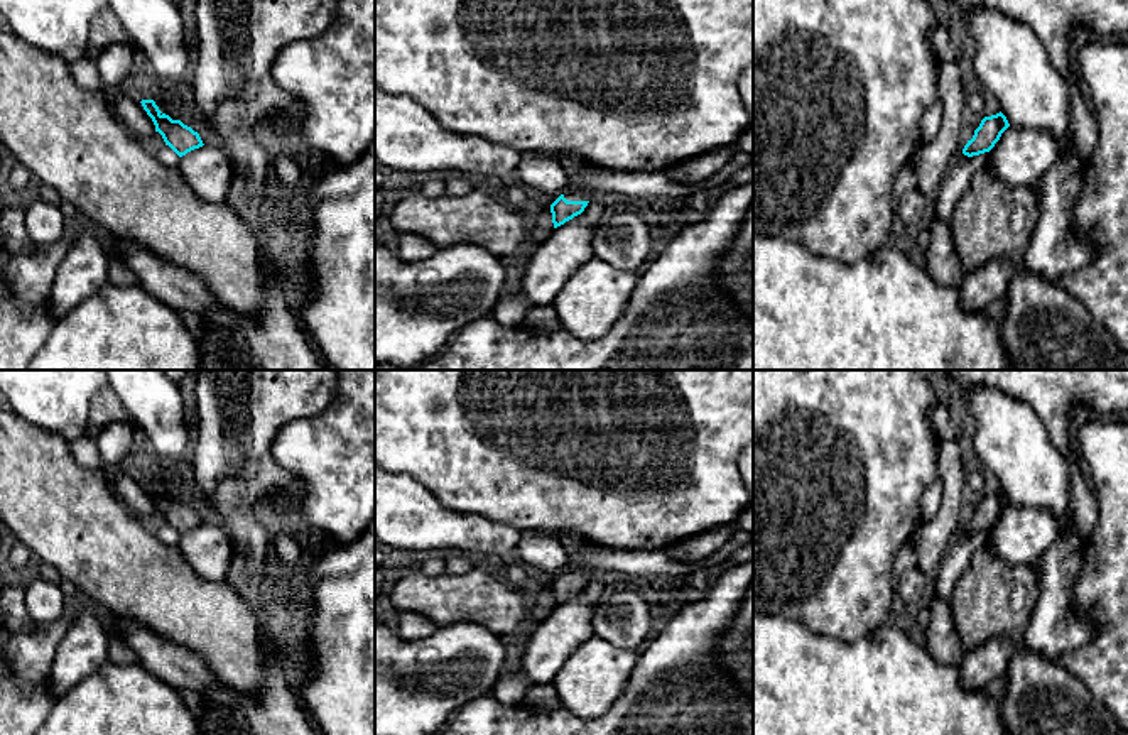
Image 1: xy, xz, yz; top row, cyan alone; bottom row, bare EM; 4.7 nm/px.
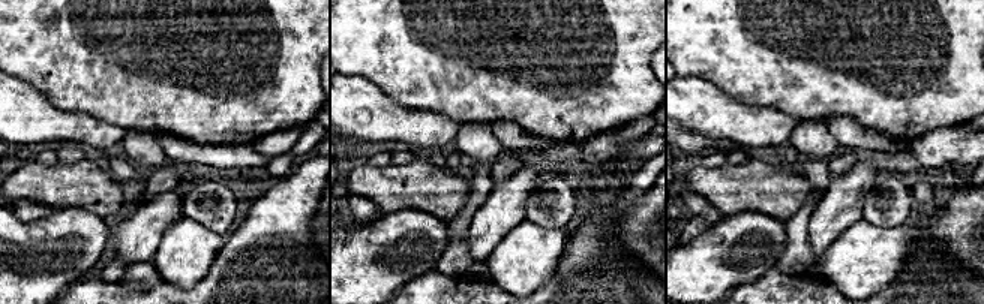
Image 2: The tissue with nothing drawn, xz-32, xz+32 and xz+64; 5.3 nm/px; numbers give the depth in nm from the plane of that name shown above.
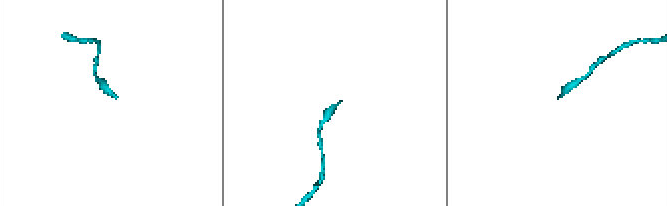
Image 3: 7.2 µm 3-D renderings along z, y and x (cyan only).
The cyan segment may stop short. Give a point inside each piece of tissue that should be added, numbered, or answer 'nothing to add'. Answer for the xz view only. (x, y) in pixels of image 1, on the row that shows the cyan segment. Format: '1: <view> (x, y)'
1: xz (573, 193)

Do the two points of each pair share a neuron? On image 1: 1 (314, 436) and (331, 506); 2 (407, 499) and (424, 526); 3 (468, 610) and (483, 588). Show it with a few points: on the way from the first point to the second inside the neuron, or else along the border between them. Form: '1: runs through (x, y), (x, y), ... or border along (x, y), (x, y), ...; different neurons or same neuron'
1: runs through (328, 453), (331, 457), (331, 489); same neuron
2: runs through (409, 506), (422, 519); same neuron
3: runs through (468, 605), (478, 593); same neuron

